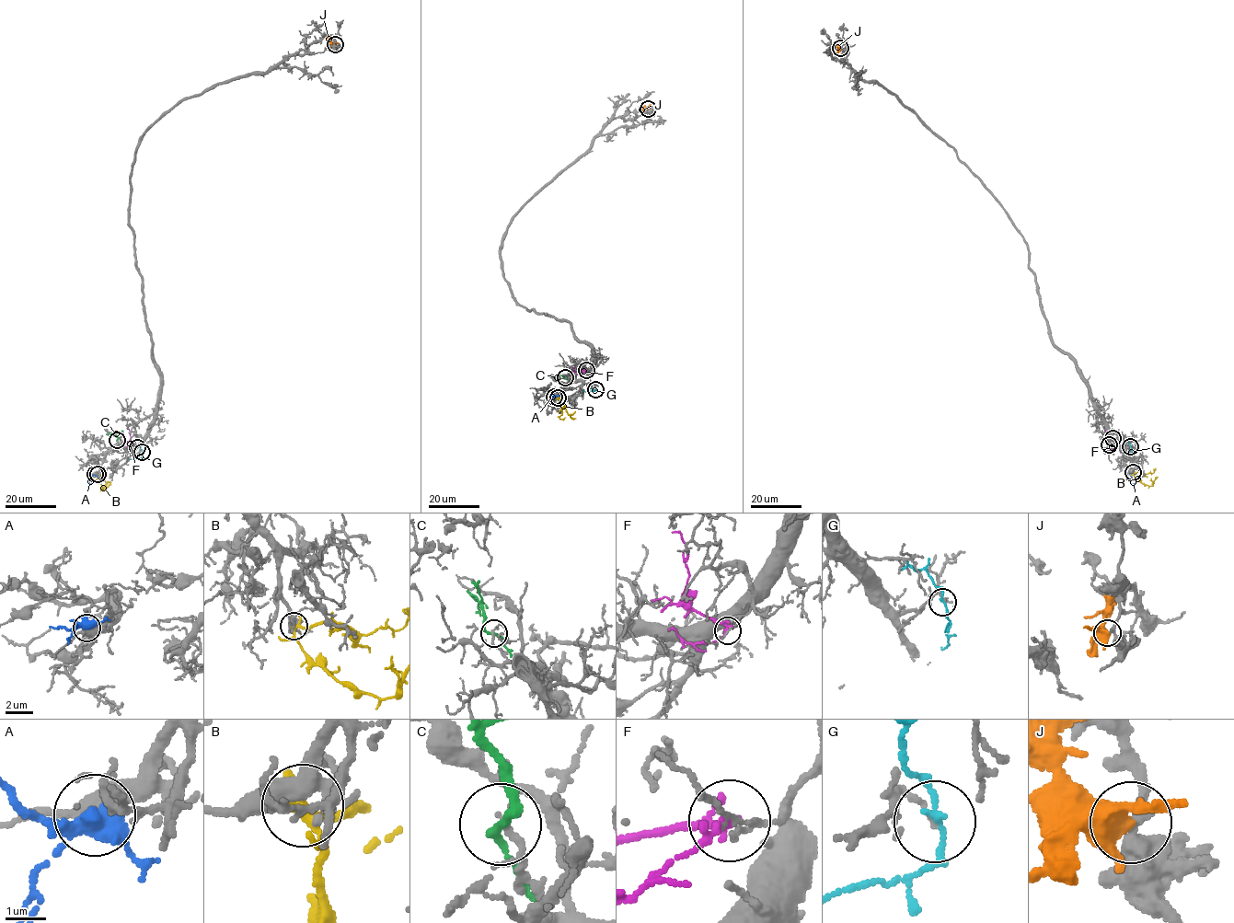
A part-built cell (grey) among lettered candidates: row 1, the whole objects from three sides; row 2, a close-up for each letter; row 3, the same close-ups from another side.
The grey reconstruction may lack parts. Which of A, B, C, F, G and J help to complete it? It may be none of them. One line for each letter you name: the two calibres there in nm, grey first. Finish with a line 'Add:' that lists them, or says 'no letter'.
A: calibres 360 and 400 nm
Add: A

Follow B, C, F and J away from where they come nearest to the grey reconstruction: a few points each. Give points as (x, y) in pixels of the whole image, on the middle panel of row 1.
B: (557, 398), (565, 405), (571, 418), (576, 418)
C: (565, 377), (559, 374), (554, 376)
F: (586, 369), (577, 371), (571, 367)
J: (649, 109), (638, 106)

